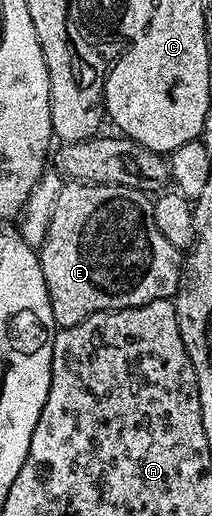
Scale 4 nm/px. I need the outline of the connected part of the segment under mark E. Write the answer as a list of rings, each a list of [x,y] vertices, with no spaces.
[[[69,180],[62,183],[59,190],[59,202],[55,202],[55,214],[51,214],[51,226],[47,226],[47,238],[39,249],[43,278],[46,279],[47,294],[50,295],[51,310],[58,329],[70,328],[83,322],[97,312],[117,312],[120,308],[138,308],[147,302],[168,300],[177,294],[177,284],[181,280],[183,256],[178,248],[171,246],[167,238],[163,238],[163,230],[153,217],[153,200],[142,189],[128,188],[122,184],[83,184],[79,180]]]

